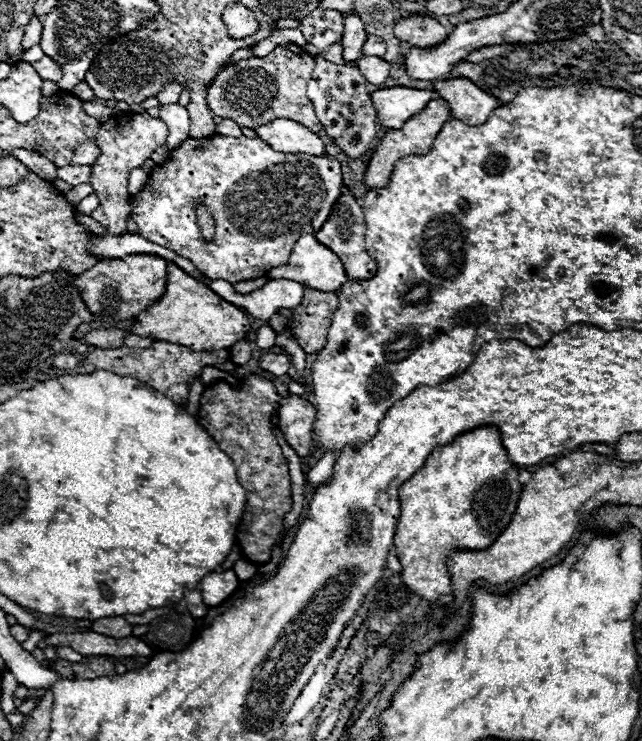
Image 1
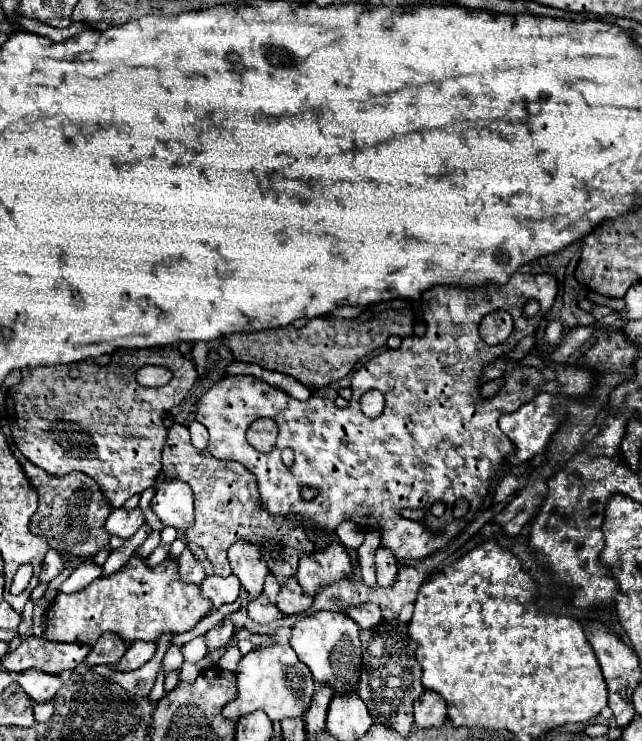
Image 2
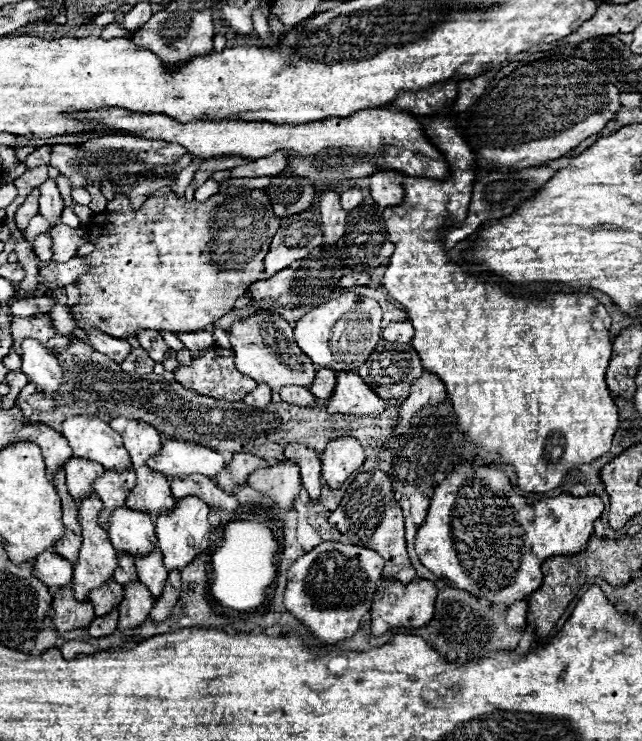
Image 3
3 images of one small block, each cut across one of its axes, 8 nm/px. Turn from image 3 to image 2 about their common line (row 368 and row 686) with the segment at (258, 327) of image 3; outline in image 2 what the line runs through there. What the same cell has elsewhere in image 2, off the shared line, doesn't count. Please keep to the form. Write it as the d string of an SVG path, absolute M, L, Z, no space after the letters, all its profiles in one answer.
M270 644L262 648L254 648L252 652L244 654L236 668L238 676L238 698L230 702L222 712L228 720L238 720L244 714L254 710L264 710L270 720L282 718L298 718L306 714L310 698L314 694L314 678L310 668L302 664L290 644Z

